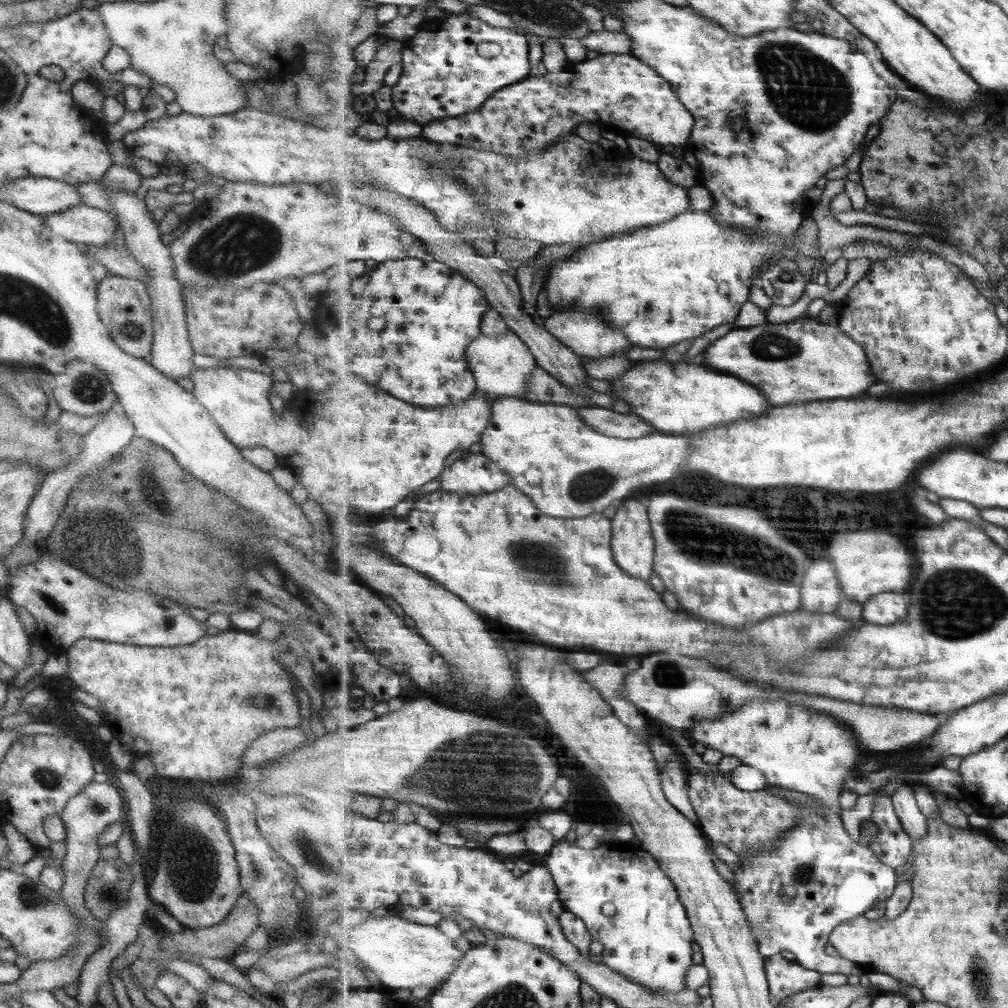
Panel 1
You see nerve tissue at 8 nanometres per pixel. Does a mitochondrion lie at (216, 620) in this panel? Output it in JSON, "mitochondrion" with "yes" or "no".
{"mitochondrion":"no"}

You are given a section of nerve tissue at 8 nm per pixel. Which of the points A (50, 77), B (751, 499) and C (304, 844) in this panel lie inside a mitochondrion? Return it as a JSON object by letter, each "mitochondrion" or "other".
{"A":"other","B":"other","C":"mitochondrion"}

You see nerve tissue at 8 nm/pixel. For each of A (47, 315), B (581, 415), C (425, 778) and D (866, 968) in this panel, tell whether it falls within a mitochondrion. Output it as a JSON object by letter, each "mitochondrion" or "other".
{"A":"mitochondrion","B":"other","C":"mitochondrion","D":"other"}

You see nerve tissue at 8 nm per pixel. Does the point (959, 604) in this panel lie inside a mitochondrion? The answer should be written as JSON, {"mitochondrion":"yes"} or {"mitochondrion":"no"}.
{"mitochondrion":"yes"}

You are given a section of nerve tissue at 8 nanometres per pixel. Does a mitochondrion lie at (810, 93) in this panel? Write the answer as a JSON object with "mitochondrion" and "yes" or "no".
{"mitochondrion":"yes"}

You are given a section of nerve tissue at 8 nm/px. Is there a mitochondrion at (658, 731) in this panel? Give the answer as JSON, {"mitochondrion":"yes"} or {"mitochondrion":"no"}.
{"mitochondrion":"no"}

